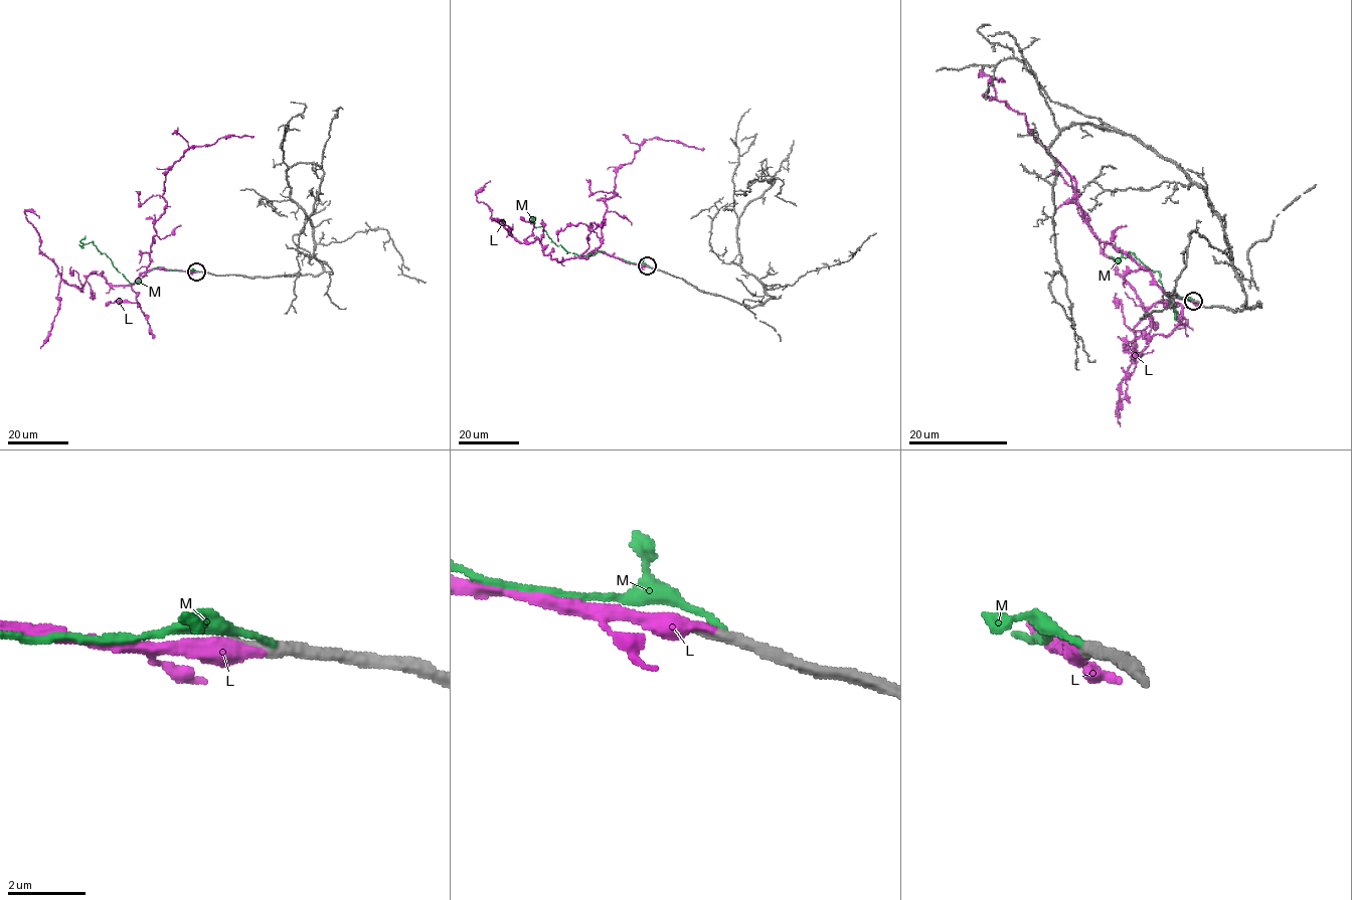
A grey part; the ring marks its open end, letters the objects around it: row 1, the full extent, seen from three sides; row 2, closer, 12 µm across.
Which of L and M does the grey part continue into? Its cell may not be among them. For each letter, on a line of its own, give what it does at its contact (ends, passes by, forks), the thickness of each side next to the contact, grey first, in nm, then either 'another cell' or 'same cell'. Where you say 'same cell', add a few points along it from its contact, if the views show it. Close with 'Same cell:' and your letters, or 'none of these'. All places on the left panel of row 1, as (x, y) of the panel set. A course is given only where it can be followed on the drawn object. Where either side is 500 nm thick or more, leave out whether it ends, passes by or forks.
L: it ends; calibres 340 and 400 nm; same cell; course (196, 272), (147, 268), (154, 222), (166, 201), (165, 174), (188, 149), (231, 135), (254, 137)
M: it ends; calibres 380 and 160 nm; another cell
Same cell: L

